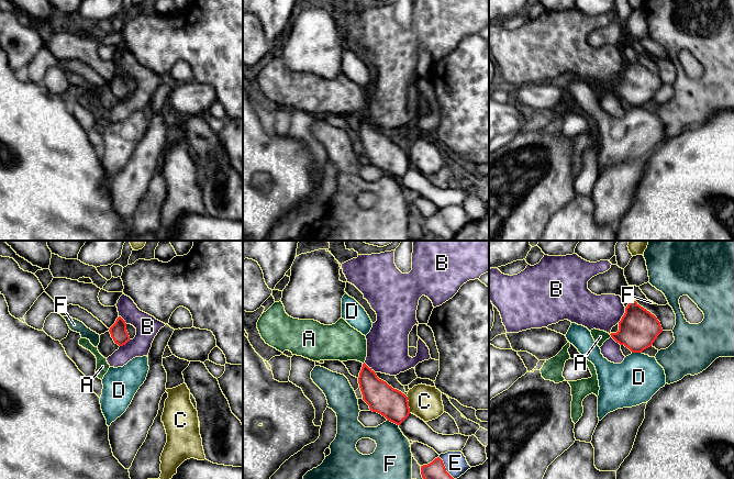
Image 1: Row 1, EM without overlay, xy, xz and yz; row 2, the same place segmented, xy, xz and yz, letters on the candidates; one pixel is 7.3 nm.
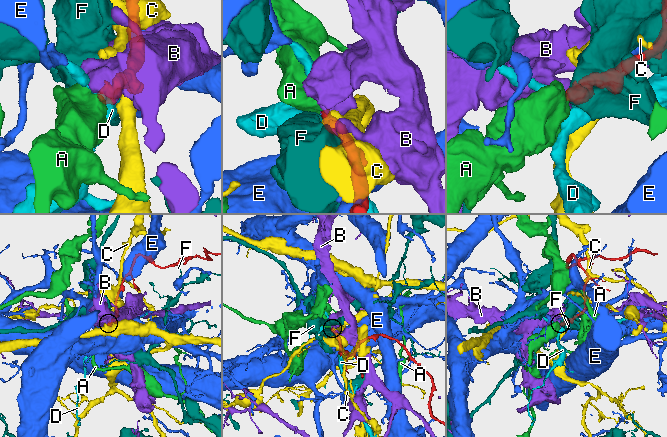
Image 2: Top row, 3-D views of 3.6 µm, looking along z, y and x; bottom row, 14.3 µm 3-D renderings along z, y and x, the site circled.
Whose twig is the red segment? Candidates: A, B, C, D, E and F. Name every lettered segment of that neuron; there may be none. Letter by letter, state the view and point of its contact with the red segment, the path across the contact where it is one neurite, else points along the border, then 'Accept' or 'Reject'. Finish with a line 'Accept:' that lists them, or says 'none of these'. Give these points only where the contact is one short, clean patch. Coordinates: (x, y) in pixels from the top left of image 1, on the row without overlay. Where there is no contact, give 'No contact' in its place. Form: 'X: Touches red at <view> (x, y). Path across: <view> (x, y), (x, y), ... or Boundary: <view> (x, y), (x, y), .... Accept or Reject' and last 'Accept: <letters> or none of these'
A: Touches red at yz (610, 88). Path across: yz (638, 82), (627, 89), (610, 88), (600, 90). Accept
B: Touches red at yz (623, 69). Boundary: yz (625, 62), (625, 66), (618, 77). Reject
C: Touches red at xz (408, 158). Reject
D: Touches red at yz (636, 106). Boundary: yz (632, 106), (641, 107). Reject
E: Touches red at xz (445, 222). Reject
F: Touches red at xz (392, 176). Reject
Accept: A

